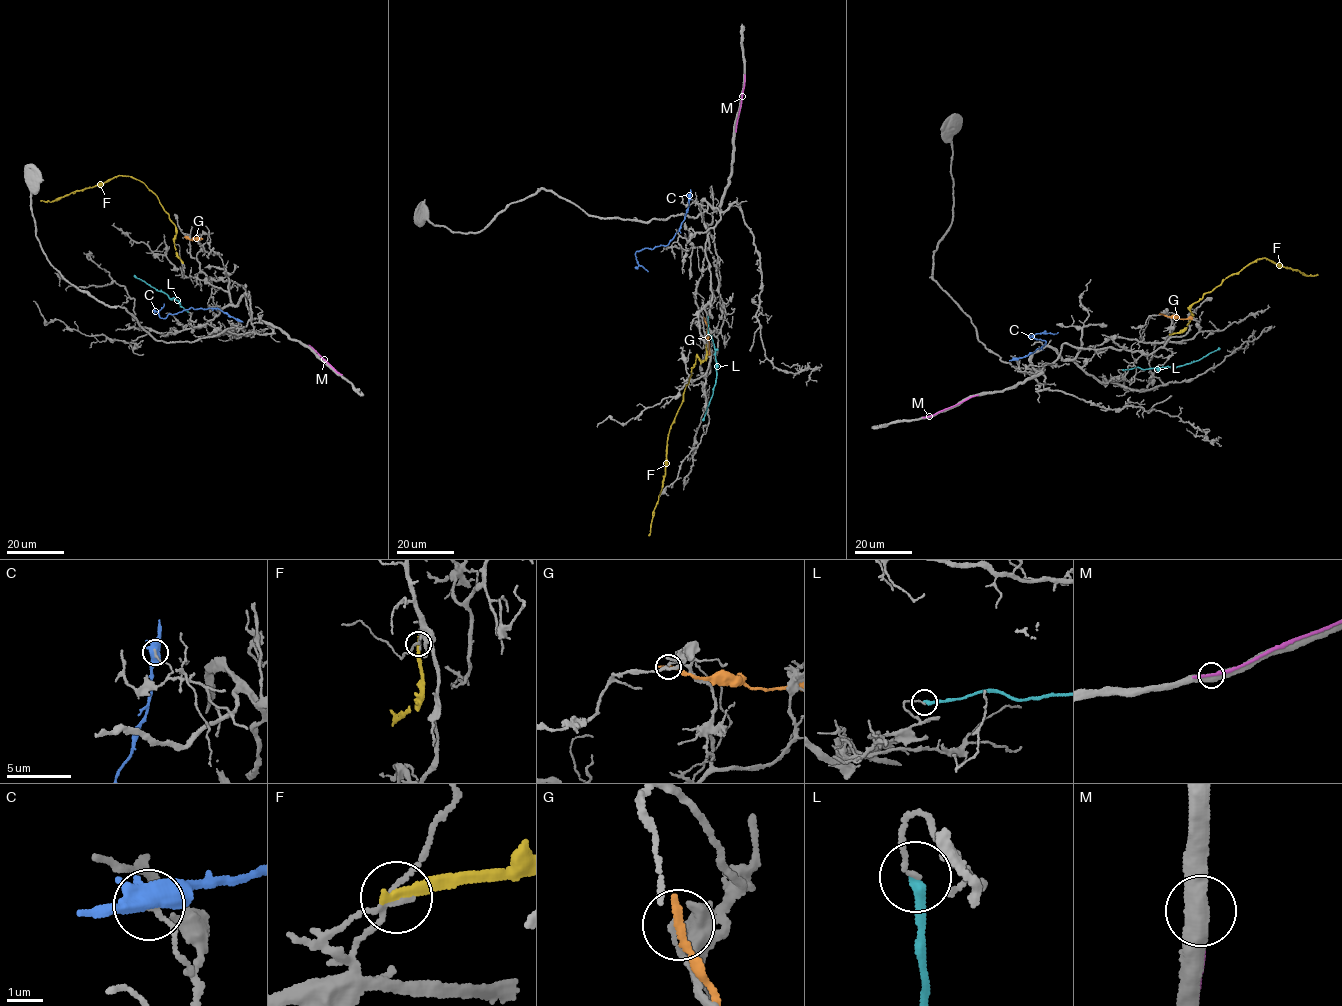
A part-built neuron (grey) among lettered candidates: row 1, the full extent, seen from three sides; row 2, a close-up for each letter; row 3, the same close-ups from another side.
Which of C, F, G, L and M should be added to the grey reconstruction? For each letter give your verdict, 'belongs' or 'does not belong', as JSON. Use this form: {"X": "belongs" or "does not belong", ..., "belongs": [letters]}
{"C": "does not belong", "F": "does not belong", "G": "does not belong", "L": "does not belong", "M": "does not belong", "belongs": []}

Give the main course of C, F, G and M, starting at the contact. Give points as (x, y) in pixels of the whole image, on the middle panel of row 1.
C: (690, 197), (688, 210), (668, 244), (635, 253), (637, 262), (648, 271)
F: (706, 346), (707, 357), (701, 361), (697, 356), (683, 400), (672, 425), (662, 486), (649, 535)
G: (704, 319), (709, 342), (707, 355)
M: (744, 79), (735, 132)

